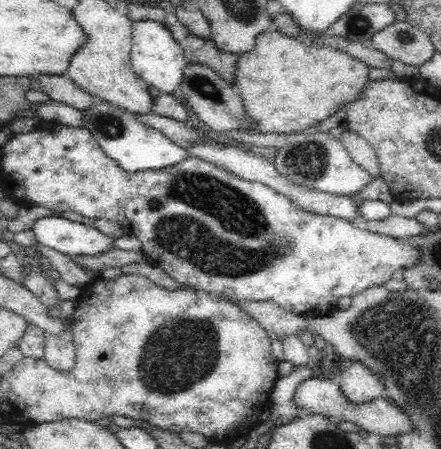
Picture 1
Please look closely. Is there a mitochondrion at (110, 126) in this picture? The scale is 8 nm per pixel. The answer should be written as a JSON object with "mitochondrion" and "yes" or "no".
{"mitochondrion":"yes"}

